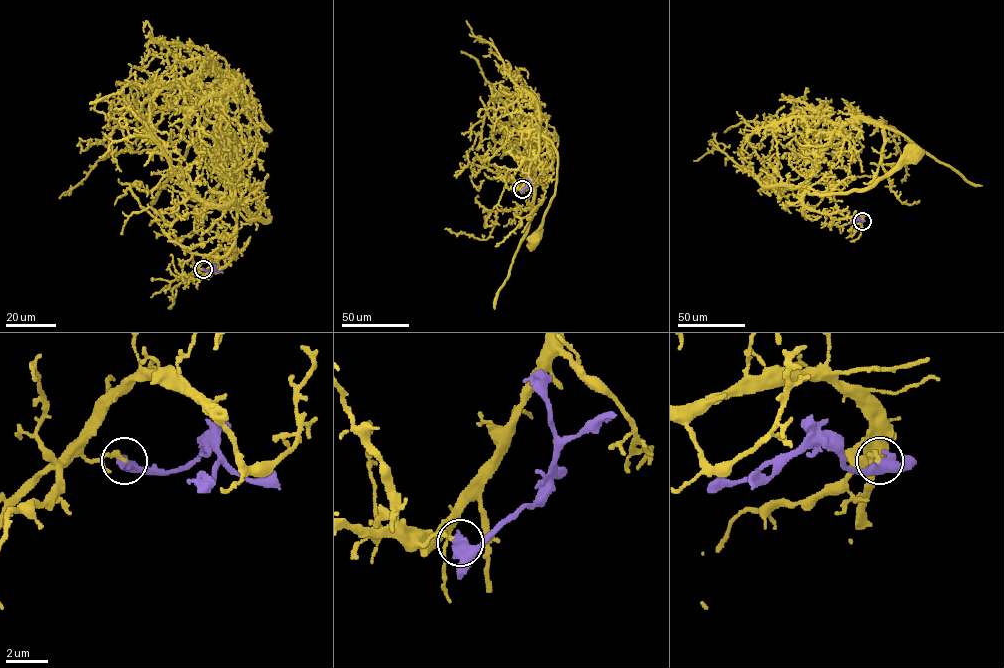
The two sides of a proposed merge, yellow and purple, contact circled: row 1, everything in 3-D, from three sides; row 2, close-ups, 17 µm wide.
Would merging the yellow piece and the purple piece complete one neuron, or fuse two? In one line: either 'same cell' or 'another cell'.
another cell

